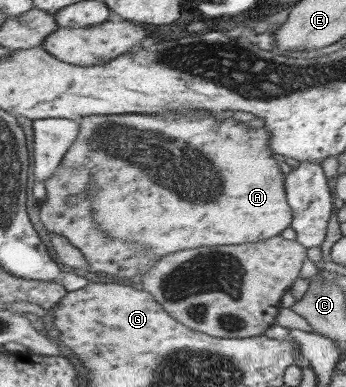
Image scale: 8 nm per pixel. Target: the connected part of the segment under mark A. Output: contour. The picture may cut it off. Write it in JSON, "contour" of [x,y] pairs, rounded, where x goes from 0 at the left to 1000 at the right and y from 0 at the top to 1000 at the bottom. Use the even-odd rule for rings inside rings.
{"contour":[[[540,287],[540,297],[512,297],[506,307],[483,307],[465,297],[408,297],[408,292],[361,292],[361,297],[263,297],[234,302],[228,323],[228,351],[205,385],[194,390],[182,424],[188,429],[257,426],[269,437],[269,457],[280,457],[275,483],[298,483],[298,499],[280,509],[280,561],[275,574],[327,615],[413,623],[436,638],[454,638],[465,659],[506,654],[523,643],[558,643],[558,638],[621,638],[621,636],[685,636],[714,628],[749,628],[766,618],[783,618],[812,607],[824,592],[844,587],[850,550],[841,527],[832,522],[832,488],[824,483],[824,452],[801,426],[801,411],[789,411],[783,385],[783,344],[772,328],[720,331],[714,318],[685,315],[671,302],[636,305],[633,297],[592,297],[598,287]]]}

